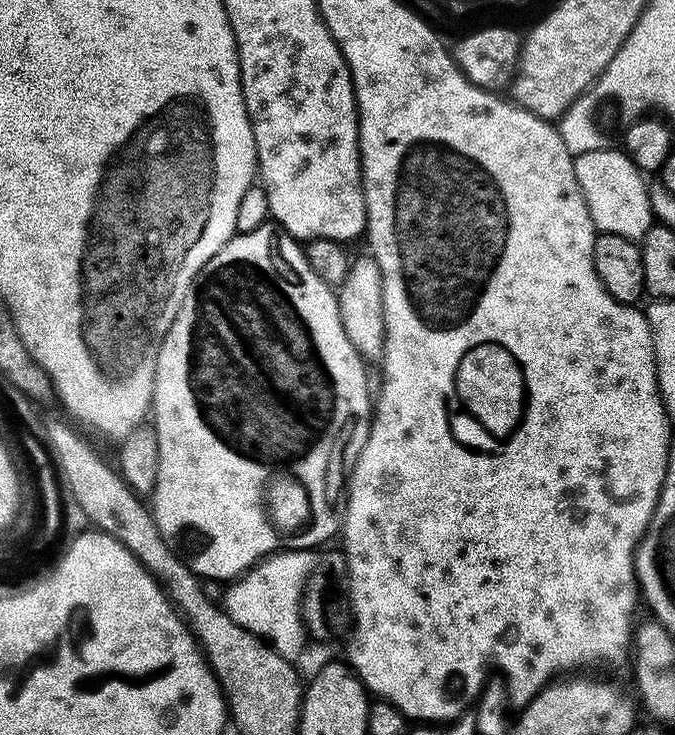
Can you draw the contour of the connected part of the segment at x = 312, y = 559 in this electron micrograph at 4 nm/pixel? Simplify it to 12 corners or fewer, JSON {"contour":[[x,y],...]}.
{"contour":[[277,550],[227,585],[222,607],[278,654],[304,648],[317,553]]}

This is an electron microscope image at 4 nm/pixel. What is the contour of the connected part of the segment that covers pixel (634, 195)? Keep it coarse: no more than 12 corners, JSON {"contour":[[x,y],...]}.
{"contour":[[623,150],[575,157],[597,233],[654,226],[645,177]]}

